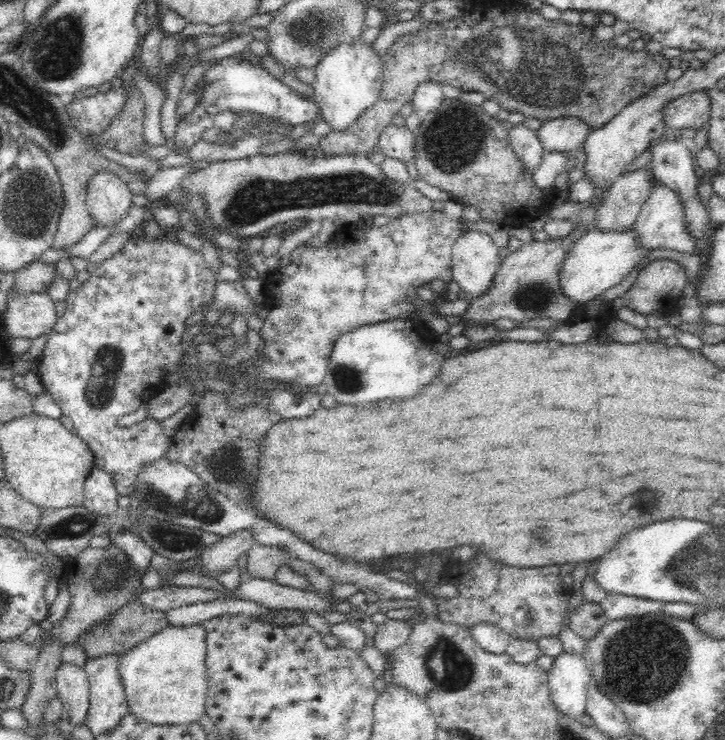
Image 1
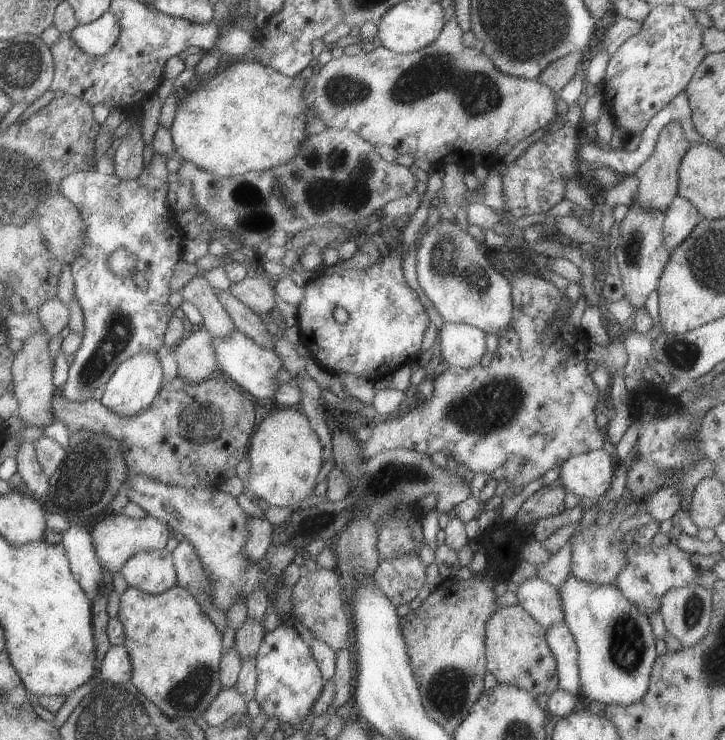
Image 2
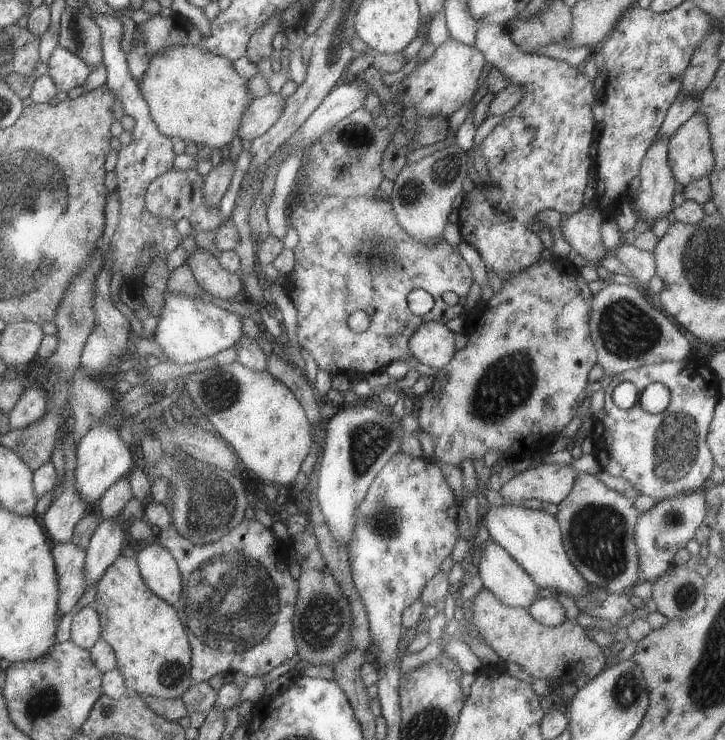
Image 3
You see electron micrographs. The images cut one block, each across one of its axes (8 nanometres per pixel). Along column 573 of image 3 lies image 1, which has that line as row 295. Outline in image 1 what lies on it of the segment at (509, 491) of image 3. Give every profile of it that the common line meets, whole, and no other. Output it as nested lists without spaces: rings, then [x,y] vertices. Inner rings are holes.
[[[468,227],[453,247],[453,281],[471,300],[480,299],[494,287],[501,262],[499,248],[493,239],[487,233]]]

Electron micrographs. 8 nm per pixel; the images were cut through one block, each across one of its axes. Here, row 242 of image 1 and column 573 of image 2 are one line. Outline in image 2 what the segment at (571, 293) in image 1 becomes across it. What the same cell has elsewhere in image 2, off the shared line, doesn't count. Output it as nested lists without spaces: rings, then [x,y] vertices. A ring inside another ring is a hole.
[[[571,573],[558,589],[558,593],[562,598],[565,624],[578,646],[581,701],[598,702],[604,706],[630,706],[642,700],[649,690],[652,668],[658,656],[649,618],[640,614],[638,608],[630,600],[626,600],[626,596],[612,583],[588,584],[584,580],[576,580]]]

